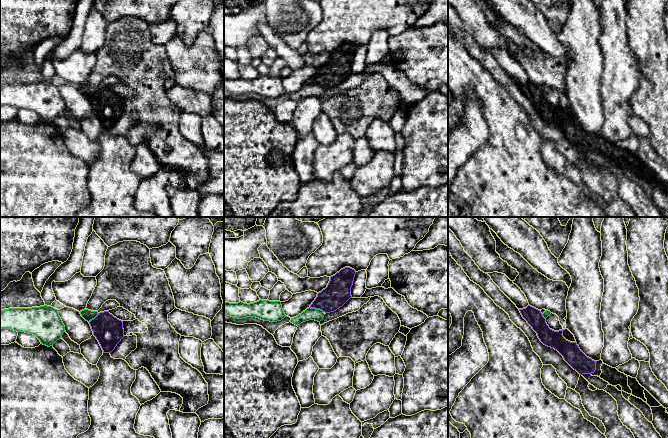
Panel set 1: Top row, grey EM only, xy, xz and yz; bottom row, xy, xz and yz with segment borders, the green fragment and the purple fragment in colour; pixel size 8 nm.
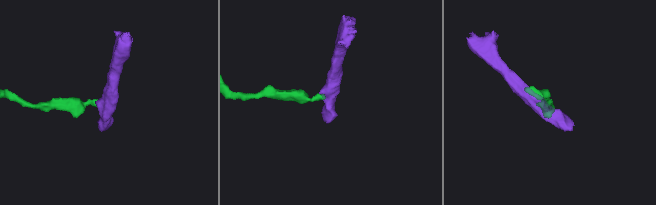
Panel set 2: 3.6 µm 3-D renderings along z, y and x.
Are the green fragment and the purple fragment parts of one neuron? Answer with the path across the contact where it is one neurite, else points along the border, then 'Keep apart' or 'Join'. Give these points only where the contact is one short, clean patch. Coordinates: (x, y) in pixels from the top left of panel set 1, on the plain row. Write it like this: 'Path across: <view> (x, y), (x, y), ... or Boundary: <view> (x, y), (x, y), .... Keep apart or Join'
Boundary: xz (309, 83), (323, 87). Keep apart

